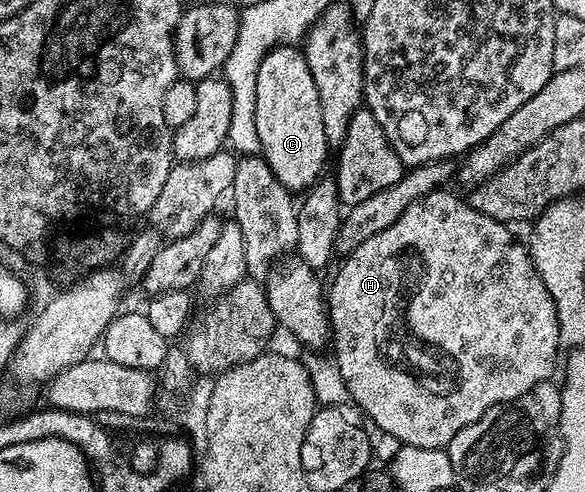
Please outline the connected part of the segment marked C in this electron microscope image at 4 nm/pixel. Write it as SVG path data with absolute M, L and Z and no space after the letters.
M291 44L276 46L265 55L257 72L257 136L262 161L269 164L273 176L286 189L292 192L306 191L314 186L324 173L329 143L325 136L325 124L322 123L321 100L318 98L317 84L310 75L309 64L304 51Z

